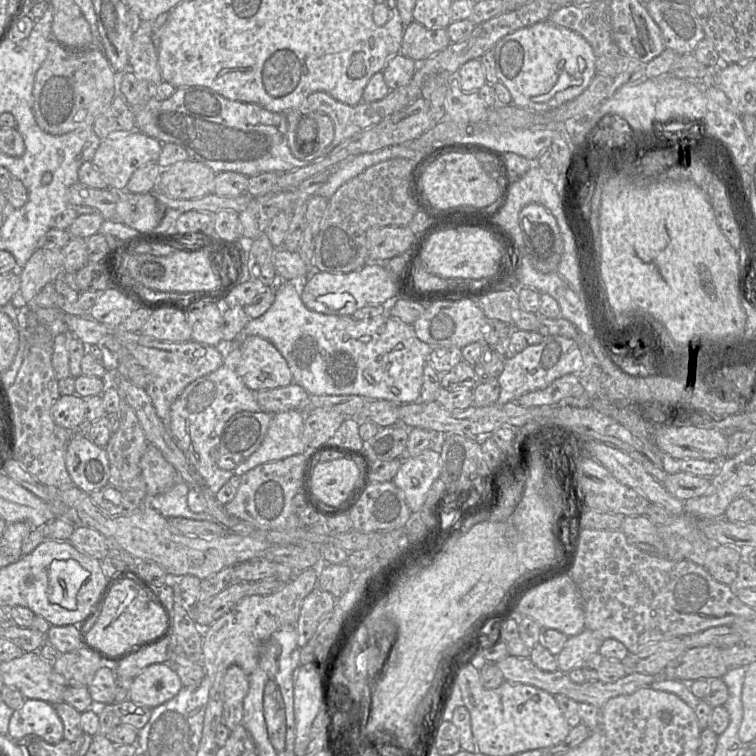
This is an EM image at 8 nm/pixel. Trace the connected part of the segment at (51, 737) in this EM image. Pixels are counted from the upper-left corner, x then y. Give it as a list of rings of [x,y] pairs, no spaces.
[[[26,699],[21,708],[14,710],[7,735],[14,741],[23,740],[26,736],[38,736],[49,744],[58,744],[64,739],[63,733],[64,726],[54,705],[43,700]]]

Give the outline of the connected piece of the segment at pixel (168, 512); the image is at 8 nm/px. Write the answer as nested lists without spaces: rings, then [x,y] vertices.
[[[180,479],[166,493],[154,497],[148,497],[146,489],[146,503],[157,510],[166,518],[183,517],[199,521],[214,521],[209,512],[194,513],[187,504],[190,486]]]

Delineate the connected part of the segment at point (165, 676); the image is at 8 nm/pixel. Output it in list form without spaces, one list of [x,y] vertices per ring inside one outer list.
[[[156,663],[133,678],[129,699],[137,705],[155,708],[175,697],[182,687],[171,664]]]

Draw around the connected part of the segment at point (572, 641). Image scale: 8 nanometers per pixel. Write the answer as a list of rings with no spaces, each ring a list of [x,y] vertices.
[[[584,629],[566,641],[562,651],[556,656],[558,670],[568,673],[575,668],[581,668],[594,654],[599,652],[602,641],[591,630]]]

